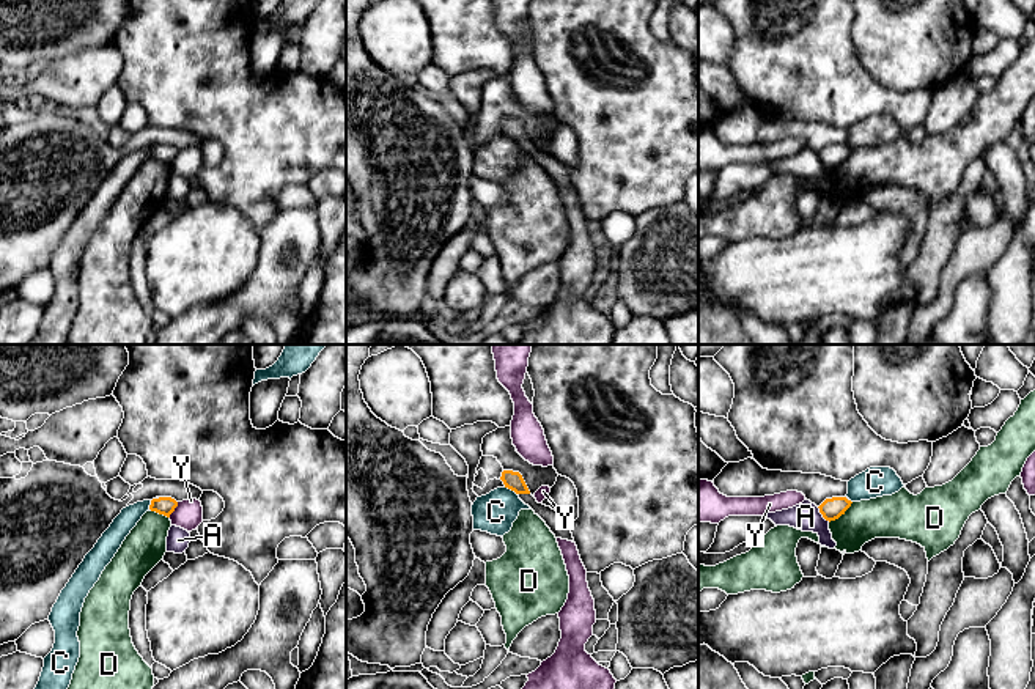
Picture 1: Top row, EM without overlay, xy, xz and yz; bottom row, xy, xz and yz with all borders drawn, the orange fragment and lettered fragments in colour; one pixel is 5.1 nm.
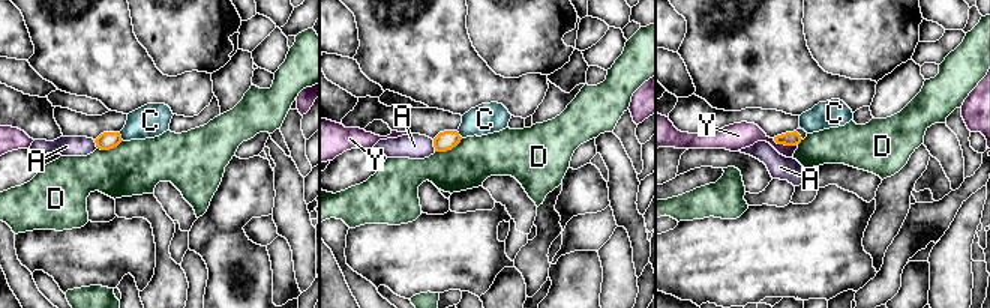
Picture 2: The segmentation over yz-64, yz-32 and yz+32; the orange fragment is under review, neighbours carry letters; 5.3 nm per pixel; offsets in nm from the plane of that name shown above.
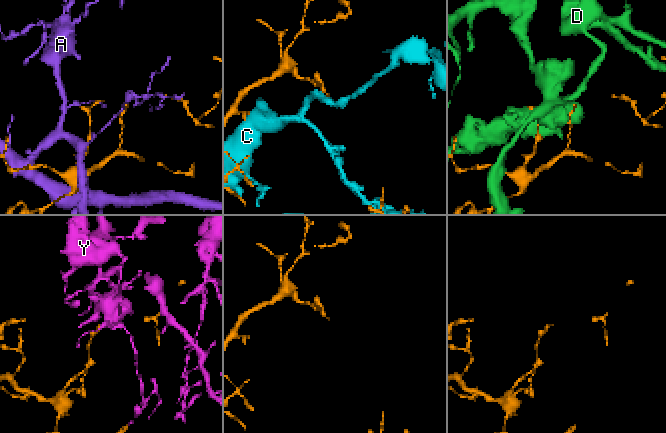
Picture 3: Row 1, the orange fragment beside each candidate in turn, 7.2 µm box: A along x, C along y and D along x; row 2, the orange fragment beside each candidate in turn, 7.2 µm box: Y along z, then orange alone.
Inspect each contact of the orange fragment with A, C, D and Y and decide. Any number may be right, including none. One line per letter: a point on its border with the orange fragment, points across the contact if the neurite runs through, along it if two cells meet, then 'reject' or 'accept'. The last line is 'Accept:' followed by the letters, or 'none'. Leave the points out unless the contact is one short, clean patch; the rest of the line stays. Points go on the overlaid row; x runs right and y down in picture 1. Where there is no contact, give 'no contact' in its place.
A: yz (821, 513) | reject
C: xz (511, 490) | reject
D: yz (840, 515) | reject
Y: xy (173, 510) | reject
Accept: none

